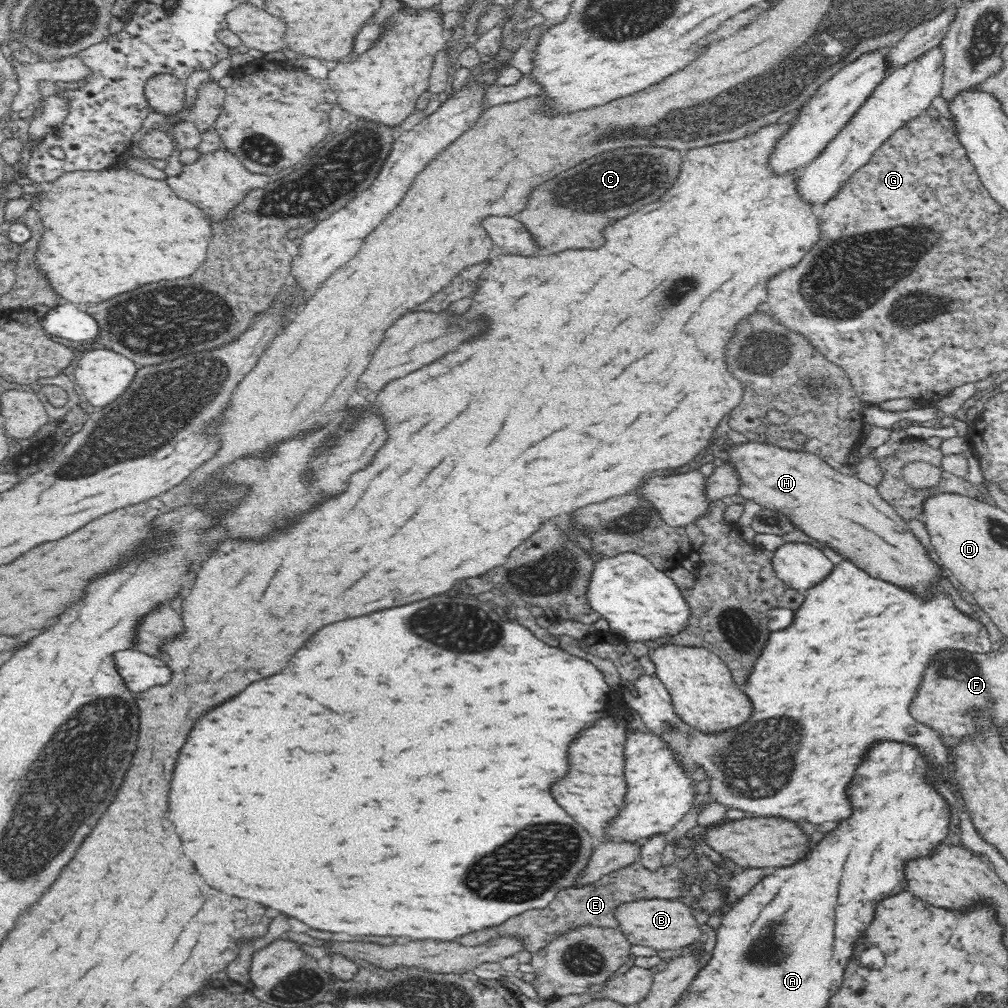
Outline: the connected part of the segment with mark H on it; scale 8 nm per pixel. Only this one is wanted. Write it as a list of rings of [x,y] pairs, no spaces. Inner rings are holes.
[[[752,441],[736,444],[727,448],[726,454],[730,455],[729,462],[734,463],[736,469],[740,471],[742,484],[738,492],[742,497],[760,504],[763,508],[788,515],[796,528],[812,535],[817,542],[834,547],[844,559],[854,561],[860,569],[865,570],[872,577],[884,579],[901,587],[914,586],[918,591],[928,582],[927,590],[932,580],[936,580],[938,568],[924,554],[925,547],[916,540],[915,536],[912,536],[911,529],[906,528],[907,521],[882,498],[877,487],[870,486],[855,476],[840,473],[814,454],[792,452],[771,444]]]

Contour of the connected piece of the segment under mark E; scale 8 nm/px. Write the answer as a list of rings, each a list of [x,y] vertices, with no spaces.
[[[640,862],[636,864],[630,864],[626,868],[620,868],[603,876],[600,880],[593,882],[591,885],[584,885],[578,889],[564,890],[563,893],[556,896],[555,901],[552,901],[550,905],[544,909],[528,910],[527,913],[520,914],[518,917],[511,918],[510,921],[504,922],[503,925],[494,926],[494,930],[499,936],[518,935],[524,939],[524,949],[530,953],[534,953],[541,948],[544,948],[552,940],[560,938],[562,934],[570,932],[570,930],[576,930],[576,928],[582,928],[582,926],[598,926],[600,928],[619,928],[618,919],[616,919],[616,910],[618,906],[626,904],[628,902],[640,902],[642,900],[652,900],[656,898],[662,899],[676,899],[682,898],[686,894],[686,886],[688,882],[686,878],[690,878],[690,873],[695,871],[694,868],[682,870],[676,865],[662,866],[660,870],[656,872],[650,872],[646,870]]]

